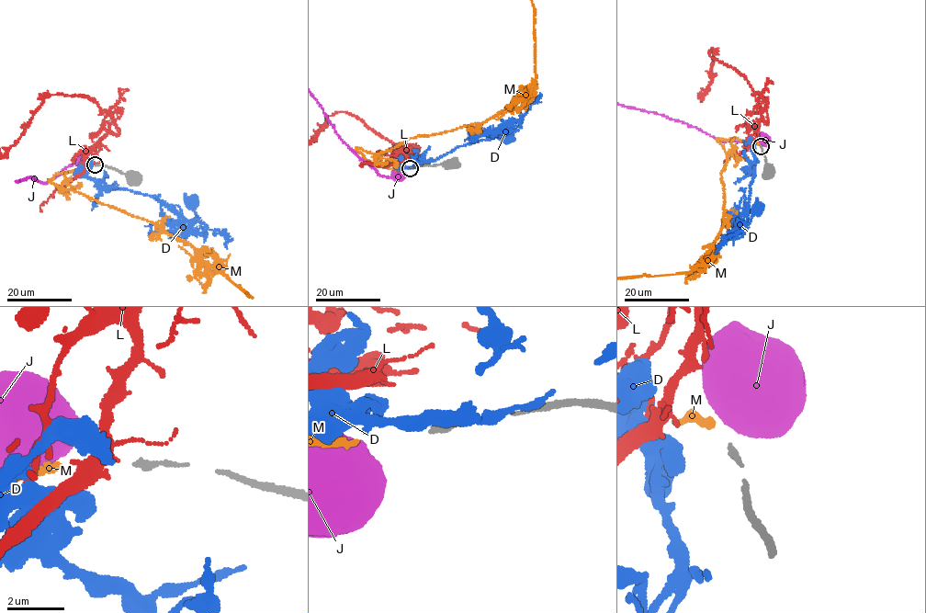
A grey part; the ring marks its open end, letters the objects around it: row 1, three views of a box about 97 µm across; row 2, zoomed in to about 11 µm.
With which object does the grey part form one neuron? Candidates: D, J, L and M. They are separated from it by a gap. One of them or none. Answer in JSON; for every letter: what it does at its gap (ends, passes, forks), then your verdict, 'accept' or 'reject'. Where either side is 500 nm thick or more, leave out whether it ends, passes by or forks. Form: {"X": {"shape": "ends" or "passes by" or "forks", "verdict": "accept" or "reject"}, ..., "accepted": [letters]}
{"D": {"shape": "passes by", "verdict": "reject"}, "J": {"verdict": "reject"}, "L": {"shape": "forks", "verdict": "reject"}, "M": {"shape": "ends", "verdict": "accept"}, "accepted": ["M"]}

